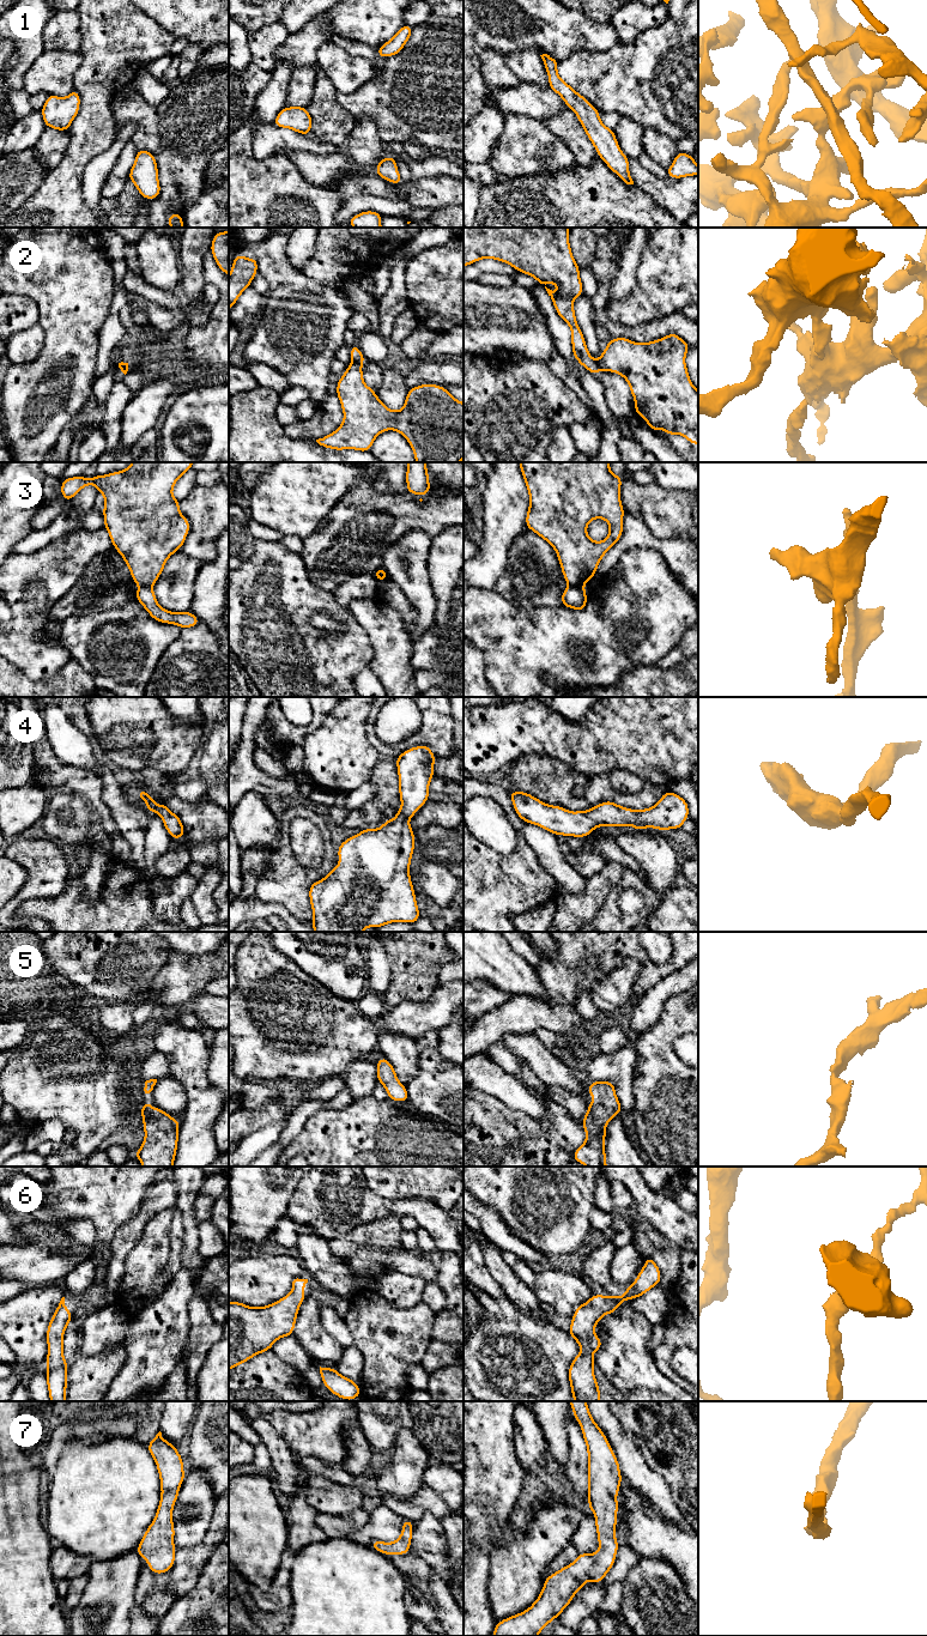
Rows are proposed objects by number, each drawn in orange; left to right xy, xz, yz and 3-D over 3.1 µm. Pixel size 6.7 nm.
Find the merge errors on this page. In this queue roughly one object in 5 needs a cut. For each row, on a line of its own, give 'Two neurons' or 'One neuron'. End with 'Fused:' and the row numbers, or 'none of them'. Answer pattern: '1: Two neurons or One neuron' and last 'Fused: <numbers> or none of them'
1: One neuron
2: Two neurons
3: Two neurons
4: One neuron
5: One neuron
6: One neuron
7: One neuron
Fused: 2, 3

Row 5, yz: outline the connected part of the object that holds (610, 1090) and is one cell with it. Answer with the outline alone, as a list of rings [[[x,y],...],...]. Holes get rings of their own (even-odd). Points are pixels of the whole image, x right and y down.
[[[590,1081],[588,1095],[594,1101],[588,1104],[582,1126],[586,1141],[578,1146],[572,1159],[586,1167],[607,1167],[605,1152],[606,1125],[622,1110],[612,1081]]]

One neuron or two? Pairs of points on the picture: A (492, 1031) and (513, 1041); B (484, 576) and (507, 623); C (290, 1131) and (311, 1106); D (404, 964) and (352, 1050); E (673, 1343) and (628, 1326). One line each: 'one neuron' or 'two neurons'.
A: two neurons
B: two neurons
C: one neuron
D: two neurons
E: two neurons

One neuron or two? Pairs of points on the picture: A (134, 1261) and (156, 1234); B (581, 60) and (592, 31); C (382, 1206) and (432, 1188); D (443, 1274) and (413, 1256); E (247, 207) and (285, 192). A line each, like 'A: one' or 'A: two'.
A: one
B: two
C: two
D: one
E: one

